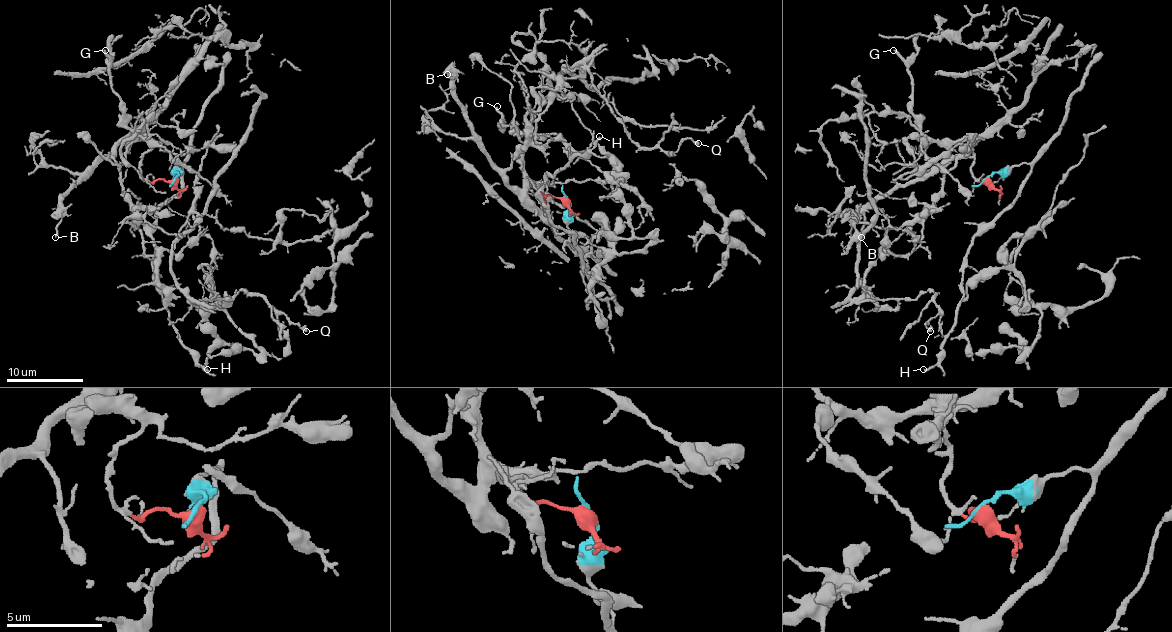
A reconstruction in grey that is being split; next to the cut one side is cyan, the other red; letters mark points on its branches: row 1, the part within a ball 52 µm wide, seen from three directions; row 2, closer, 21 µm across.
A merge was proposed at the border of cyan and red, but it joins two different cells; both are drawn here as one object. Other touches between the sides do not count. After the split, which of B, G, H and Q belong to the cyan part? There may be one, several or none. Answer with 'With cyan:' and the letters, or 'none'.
With cyan: H

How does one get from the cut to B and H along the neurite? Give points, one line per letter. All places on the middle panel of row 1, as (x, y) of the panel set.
B: (566, 198), (542, 194), (533, 186), (544, 184), (517, 188), (502, 176), (473, 130), (454, 78), (448, 74)
H: (566, 198), (575, 244), (575, 236), (552, 223), (542, 190), (550, 175), (571, 157), (585, 155), (598, 136)

